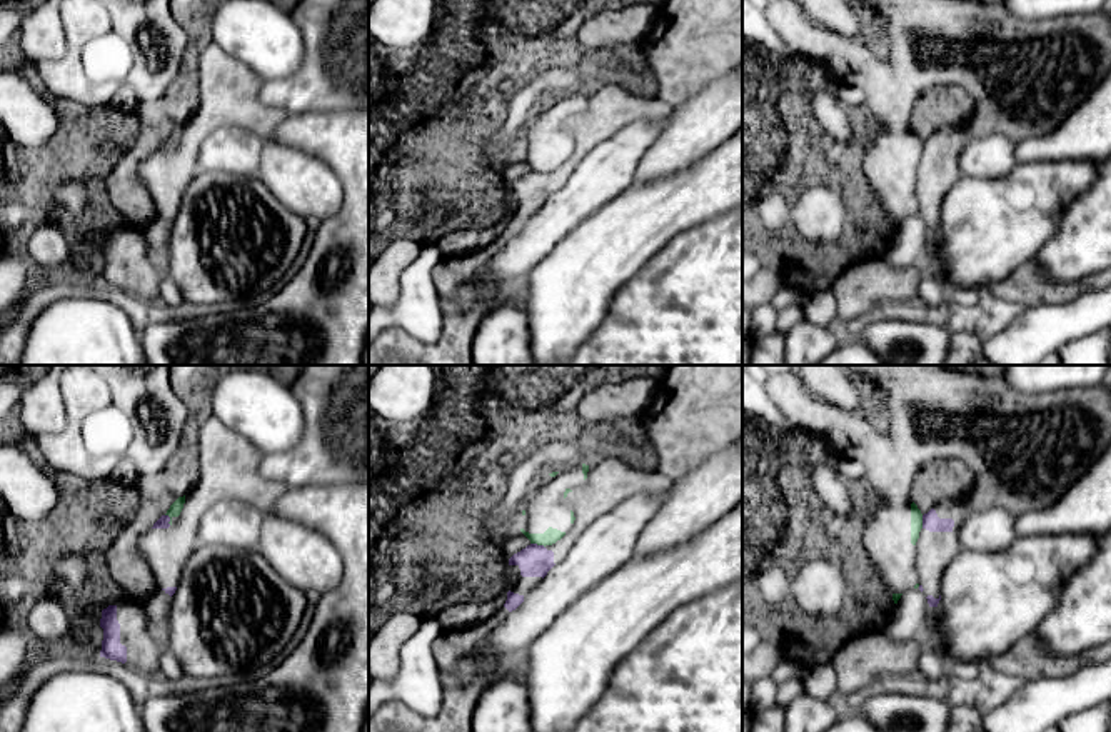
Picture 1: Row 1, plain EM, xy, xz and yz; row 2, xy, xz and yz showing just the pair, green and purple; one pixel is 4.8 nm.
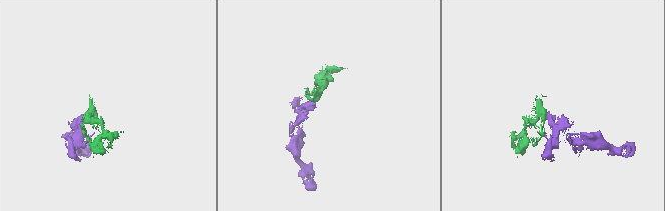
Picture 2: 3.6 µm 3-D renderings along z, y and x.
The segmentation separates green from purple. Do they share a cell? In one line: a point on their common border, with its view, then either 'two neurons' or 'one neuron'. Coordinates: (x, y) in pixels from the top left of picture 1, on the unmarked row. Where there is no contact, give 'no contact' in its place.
xz (537, 170) | one neuron

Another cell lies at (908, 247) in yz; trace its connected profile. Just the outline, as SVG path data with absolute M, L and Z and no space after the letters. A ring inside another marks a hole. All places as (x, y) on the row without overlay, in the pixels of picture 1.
M909 215L894 232L889 250L881 257L894 268L904 268L912 263L922 263L929 230L926 222L917 215Z

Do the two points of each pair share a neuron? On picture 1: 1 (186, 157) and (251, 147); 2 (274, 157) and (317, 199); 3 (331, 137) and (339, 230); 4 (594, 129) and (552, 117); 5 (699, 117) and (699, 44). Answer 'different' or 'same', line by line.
1: different
2: same
3: same
4: same
5: different

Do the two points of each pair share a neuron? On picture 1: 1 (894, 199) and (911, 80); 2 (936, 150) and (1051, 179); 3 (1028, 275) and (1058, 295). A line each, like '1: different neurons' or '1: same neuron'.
1: same neuron
2: different neurons
3: same neuron

